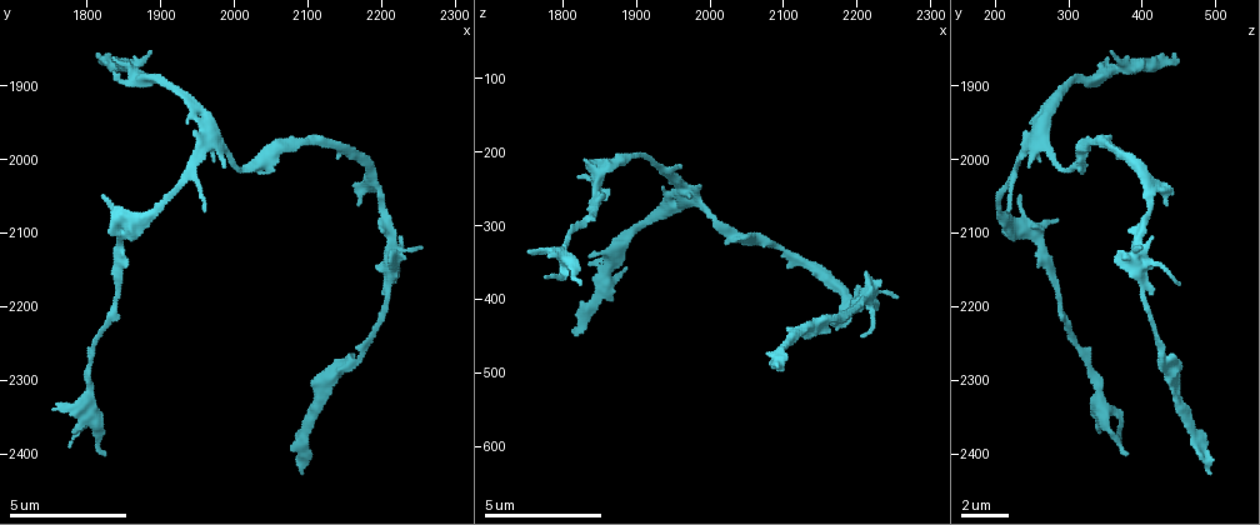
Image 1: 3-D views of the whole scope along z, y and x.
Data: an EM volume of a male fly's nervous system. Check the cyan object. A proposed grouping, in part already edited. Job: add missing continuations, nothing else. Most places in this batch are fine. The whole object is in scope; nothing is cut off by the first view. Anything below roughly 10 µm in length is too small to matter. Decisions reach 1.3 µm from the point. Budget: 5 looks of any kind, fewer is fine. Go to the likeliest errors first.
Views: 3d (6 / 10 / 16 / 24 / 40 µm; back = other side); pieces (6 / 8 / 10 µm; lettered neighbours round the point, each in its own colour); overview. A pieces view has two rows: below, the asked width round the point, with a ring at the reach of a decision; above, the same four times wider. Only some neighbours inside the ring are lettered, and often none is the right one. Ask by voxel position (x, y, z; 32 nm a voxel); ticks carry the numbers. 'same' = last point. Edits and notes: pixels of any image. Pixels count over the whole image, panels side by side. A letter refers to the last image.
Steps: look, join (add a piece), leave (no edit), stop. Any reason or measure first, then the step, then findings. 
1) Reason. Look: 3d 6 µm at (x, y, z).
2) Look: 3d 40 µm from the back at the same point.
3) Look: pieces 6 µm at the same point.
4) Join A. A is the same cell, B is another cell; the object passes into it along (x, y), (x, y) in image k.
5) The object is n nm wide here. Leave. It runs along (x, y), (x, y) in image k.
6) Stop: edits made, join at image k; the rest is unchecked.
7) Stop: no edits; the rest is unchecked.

Free end. Look: pieces 6 µm at (1820, 2400, 375).

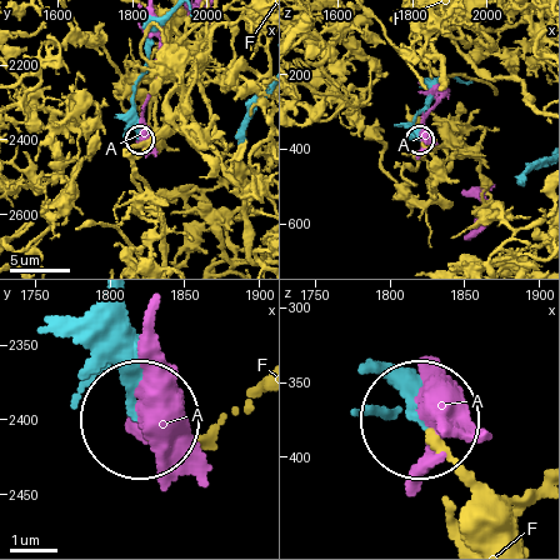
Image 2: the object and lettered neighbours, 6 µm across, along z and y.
Leave. A and F are other cells; it runs along (119, 303), (119, 363), (139, 419) in image 2; none of them fits.

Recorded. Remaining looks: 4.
Look: 3d 10 µm at (2090, 2415, 485).

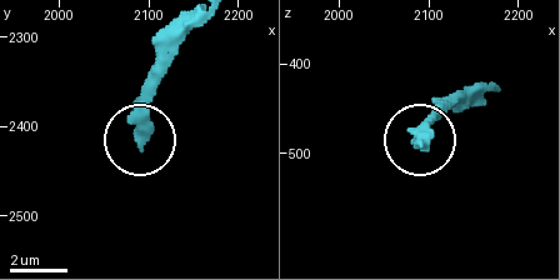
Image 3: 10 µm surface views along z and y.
What lies round it. Look: pieces 8 µm at (2095, 2420, 490).

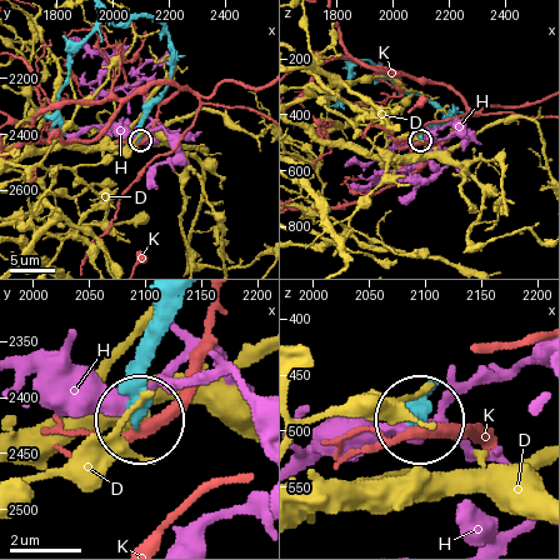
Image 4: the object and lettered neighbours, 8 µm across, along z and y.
Leave. D, H and K are other cells; no lettered piece goes on from it.

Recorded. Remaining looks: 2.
Branch stops here. Look: pieces 6 µm at (1820, 1865, 440).

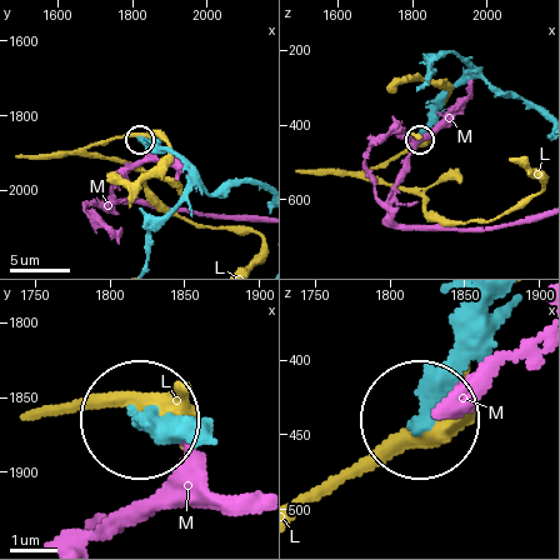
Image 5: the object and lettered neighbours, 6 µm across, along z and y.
Leave. L and M are other cells; it runs along (494, 300), (478, 348), (426, 415) in image 5; none of them fits.

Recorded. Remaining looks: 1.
Stop: no edits; the rest is unchecked.

